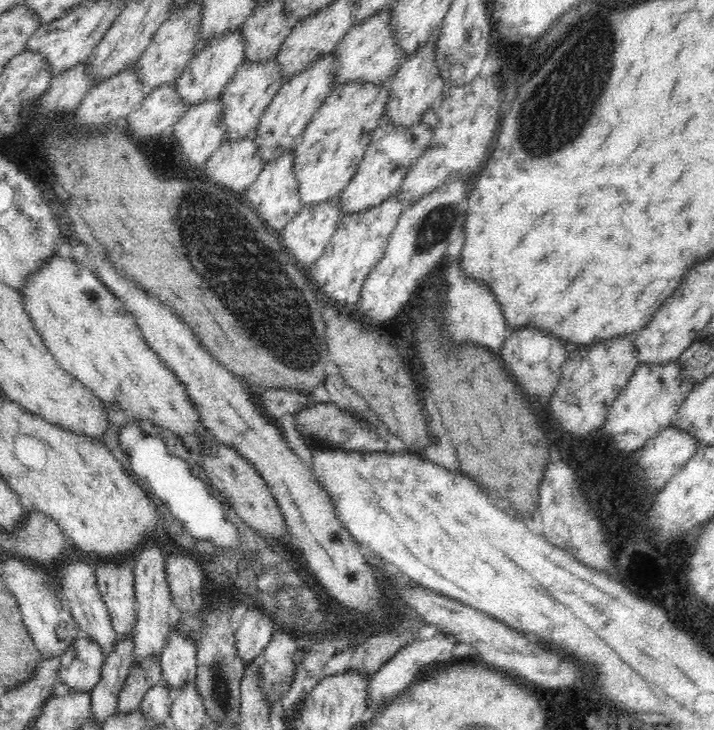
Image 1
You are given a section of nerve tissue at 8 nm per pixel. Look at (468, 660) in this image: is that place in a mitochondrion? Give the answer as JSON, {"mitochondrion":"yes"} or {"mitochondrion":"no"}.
{"mitochondrion":"no"}

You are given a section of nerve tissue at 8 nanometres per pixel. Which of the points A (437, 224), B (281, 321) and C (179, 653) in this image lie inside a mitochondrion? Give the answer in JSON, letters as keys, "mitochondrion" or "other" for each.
{"A":"mitochondrion","B":"mitochondrion","C":"other"}

